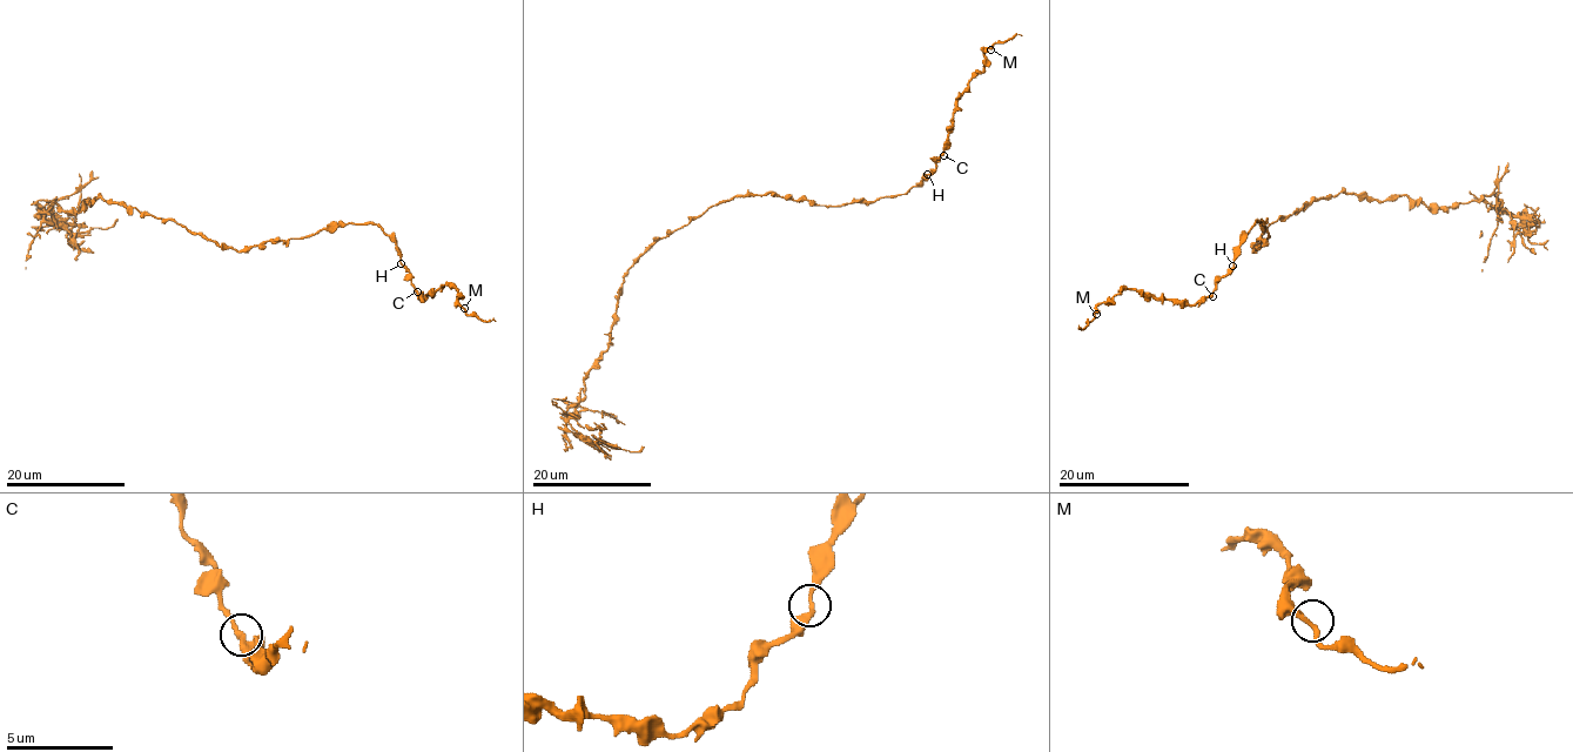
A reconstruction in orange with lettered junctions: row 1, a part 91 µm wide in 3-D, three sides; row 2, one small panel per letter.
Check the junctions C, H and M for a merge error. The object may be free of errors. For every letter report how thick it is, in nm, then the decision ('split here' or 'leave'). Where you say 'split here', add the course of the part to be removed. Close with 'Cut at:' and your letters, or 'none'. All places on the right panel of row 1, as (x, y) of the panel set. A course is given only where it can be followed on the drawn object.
C: calibre 240 nm; leave
H: calibre 220 nm; split here; course (1234, 264), (1258, 221), (1256, 252), (1279, 217), (1349, 193), (1483, 199), (1530, 234), (1533, 215)
M: calibre 200 nm; leave
Cut at: H

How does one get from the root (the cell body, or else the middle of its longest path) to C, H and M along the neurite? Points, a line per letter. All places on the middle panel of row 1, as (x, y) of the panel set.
C: (750, 195), (777, 194), (820, 206), (872, 202), (906, 194), (935, 168), (943, 155)
H: (750, 195), (777, 194), (784, 197), (811, 200), (820, 206), (872, 202), (906, 194), (927, 174)
M: (750, 195), (844, 206), (906, 194), (935, 168), (956, 96), (983, 71), (983, 51), (990, 49)

